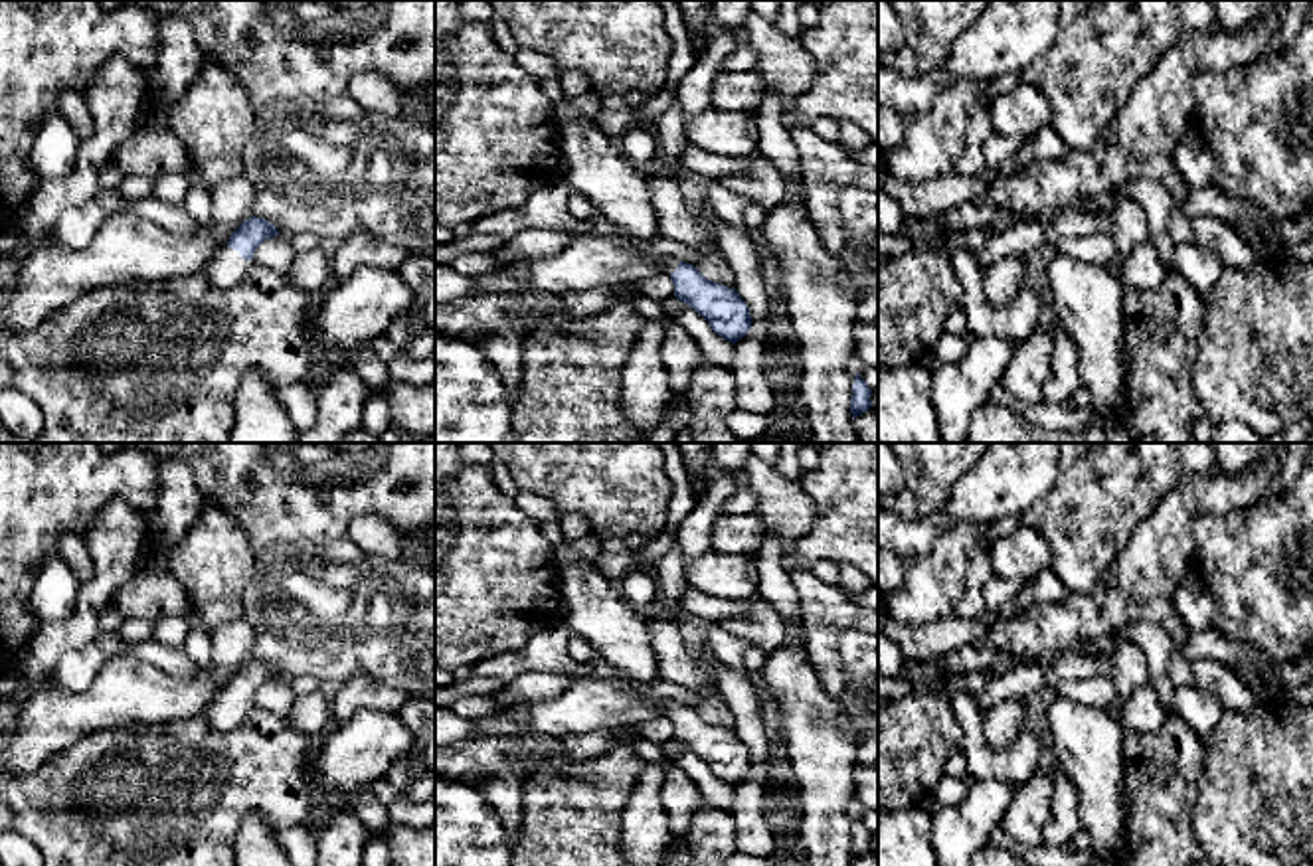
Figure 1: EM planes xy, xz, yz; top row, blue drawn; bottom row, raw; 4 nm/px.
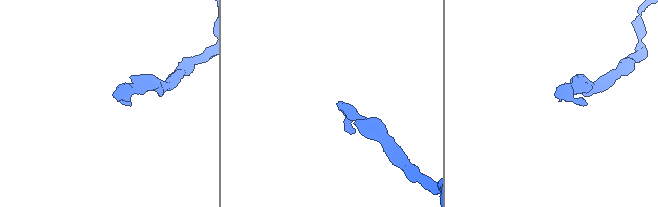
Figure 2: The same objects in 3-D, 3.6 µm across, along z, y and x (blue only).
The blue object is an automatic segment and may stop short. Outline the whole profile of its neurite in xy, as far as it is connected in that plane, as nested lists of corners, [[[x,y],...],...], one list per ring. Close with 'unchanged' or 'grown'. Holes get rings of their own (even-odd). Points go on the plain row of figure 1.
[[[251,658],[229,680],[227,688],[210,700],[202,712],[214,732],[229,732],[255,710],[253,696],[265,684],[279,678],[263,660]]] | grown

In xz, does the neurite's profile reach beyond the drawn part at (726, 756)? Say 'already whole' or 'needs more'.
needs more

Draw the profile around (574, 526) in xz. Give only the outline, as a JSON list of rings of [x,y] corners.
[[[579,512],[562,514],[560,528],[566,542],[593,538],[591,522]]]

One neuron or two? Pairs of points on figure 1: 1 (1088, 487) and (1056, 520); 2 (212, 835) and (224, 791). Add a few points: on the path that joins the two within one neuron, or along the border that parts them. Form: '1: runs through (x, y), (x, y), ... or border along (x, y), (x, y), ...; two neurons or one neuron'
1: runs through (1080, 495), (1064, 513); one neuron
2: runs through (212, 825), (214, 801); one neuron

